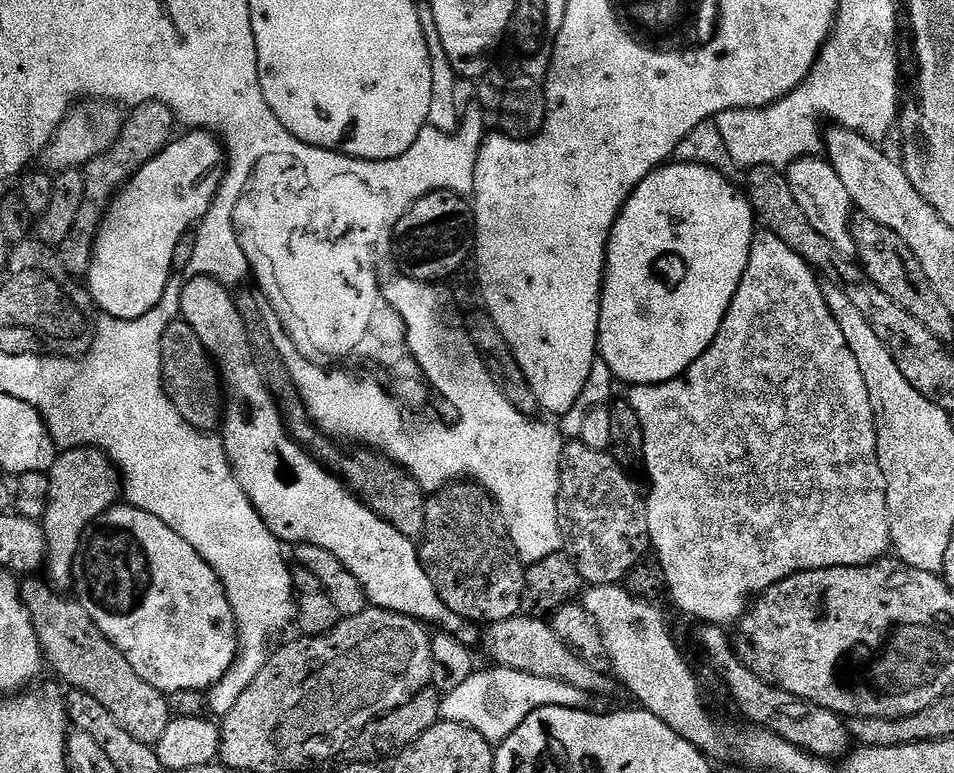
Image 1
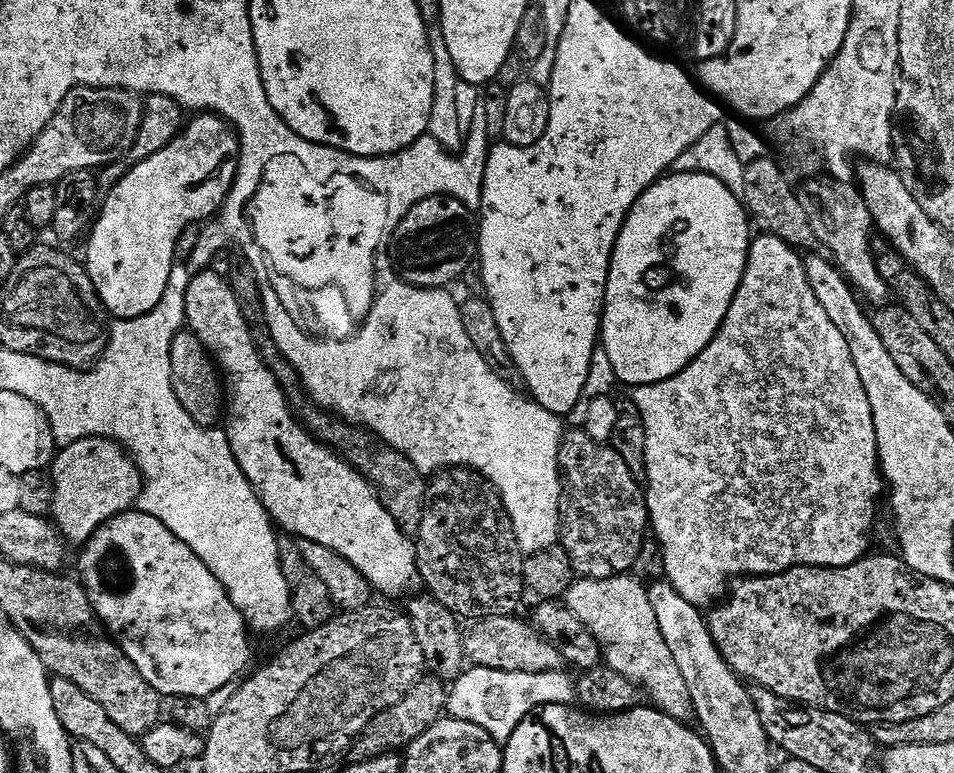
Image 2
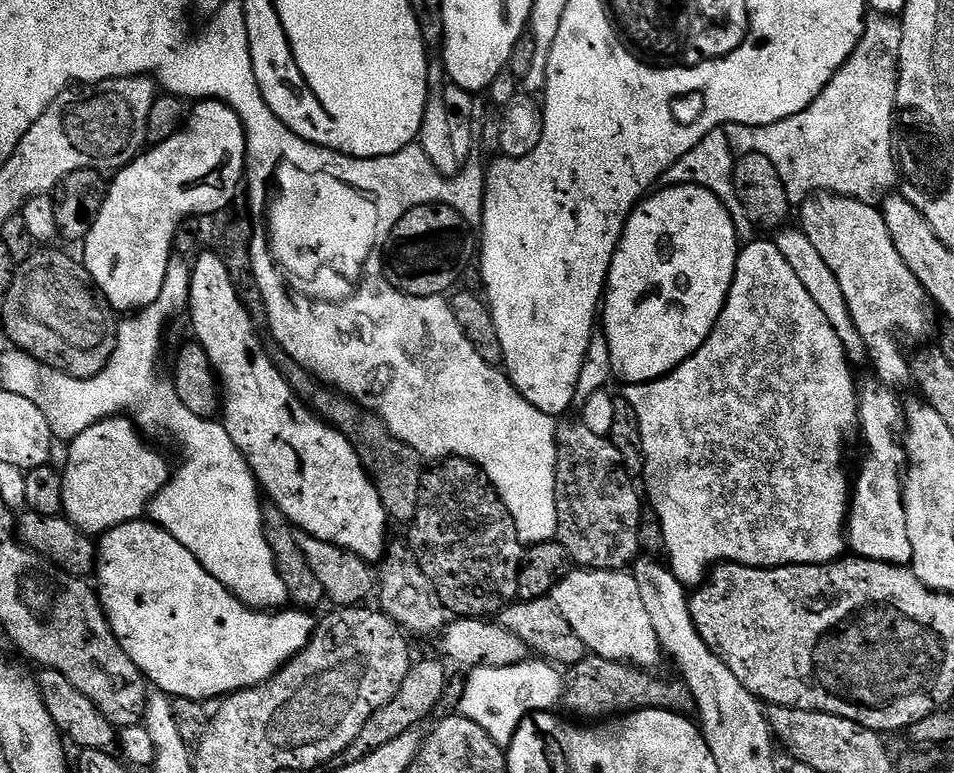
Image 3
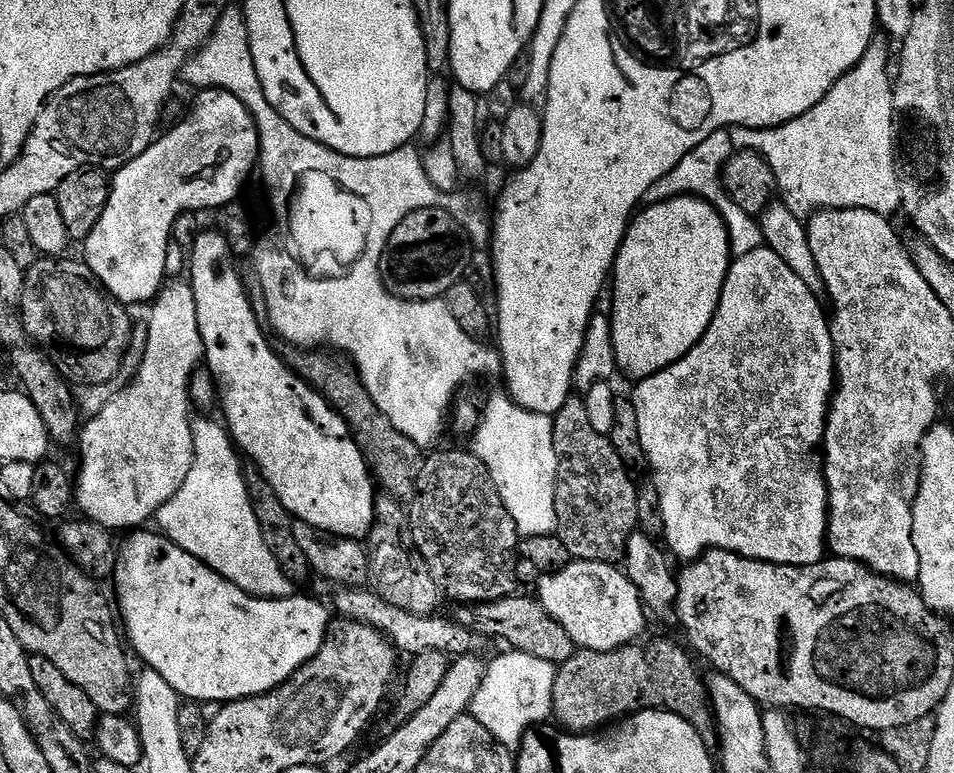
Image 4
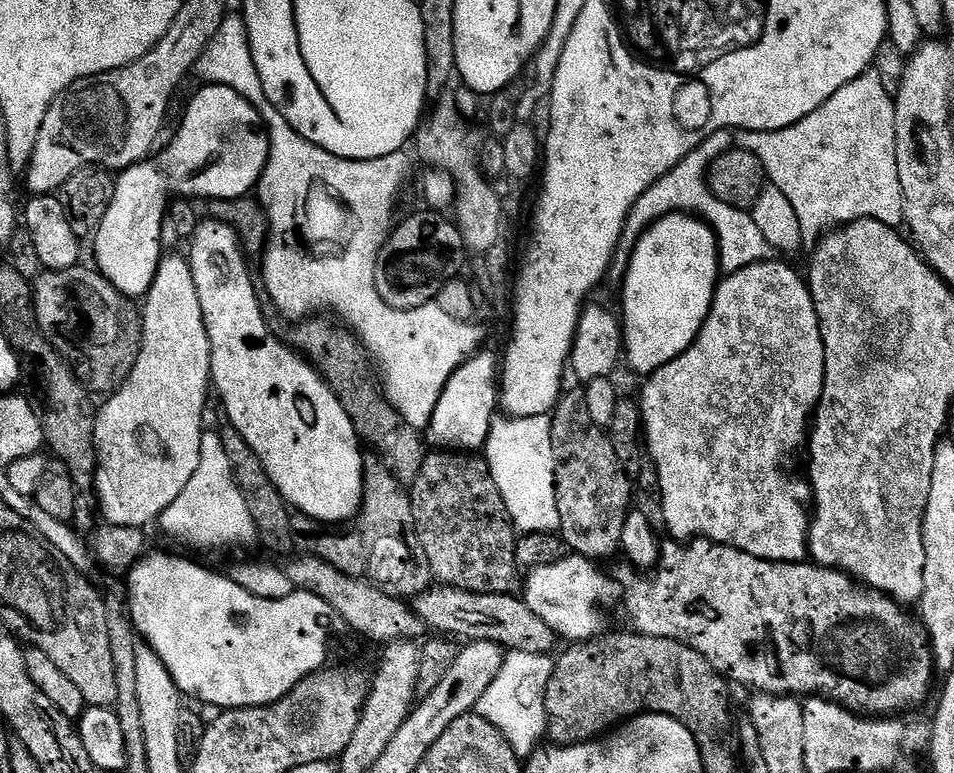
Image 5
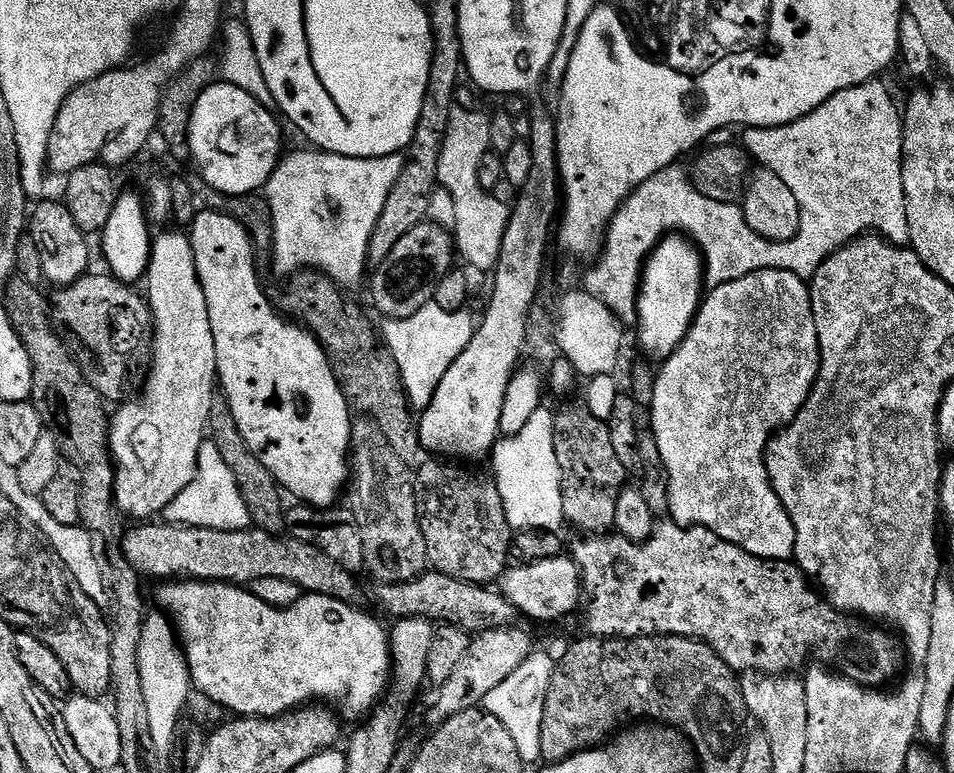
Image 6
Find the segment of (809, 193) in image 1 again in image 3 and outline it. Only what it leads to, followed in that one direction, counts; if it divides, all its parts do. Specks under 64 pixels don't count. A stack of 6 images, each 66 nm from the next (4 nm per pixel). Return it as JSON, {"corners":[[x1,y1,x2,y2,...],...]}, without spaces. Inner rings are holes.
{"corners":[[823,191,802,201,798,212,798,226,830,266,838,286,842,286,850,318,858,334,862,334,867,359,872,359,877,378,884,384,909,383,910,360,900,349,900,335,926,339,932,332,934,305,918,278,910,274,910,266,902,262,898,246,894,246,894,238,886,230,883,211,867,200]]}

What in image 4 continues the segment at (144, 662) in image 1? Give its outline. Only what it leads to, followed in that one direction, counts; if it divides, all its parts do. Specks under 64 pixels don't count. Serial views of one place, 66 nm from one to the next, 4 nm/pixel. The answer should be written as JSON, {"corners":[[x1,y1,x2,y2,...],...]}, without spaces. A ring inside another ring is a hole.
{"corners":[[148,530,133,531,118,552,114,573,118,616,128,627,126,640,130,648,132,643,131,651,136,651,151,671,162,674,185,701,209,700,215,706,223,706,234,700,264,696,275,692,302,665,316,657,330,623,330,615,318,601,299,594,286,600,251,596,159,531,144,531]]}

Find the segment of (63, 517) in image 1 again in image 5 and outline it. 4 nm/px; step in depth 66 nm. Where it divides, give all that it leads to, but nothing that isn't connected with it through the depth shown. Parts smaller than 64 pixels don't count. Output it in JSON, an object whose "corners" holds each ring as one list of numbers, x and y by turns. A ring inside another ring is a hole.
{"corners":[[183,255,168,256,161,259,156,277,152,283,152,289,142,300,142,342,140,343,140,353,138,362,134,370,130,370,128,380,121,388,116,389,107,397,104,405,99,405,96,412,96,425,94,426,94,446,96,447,96,483,94,485,94,497,100,503,100,512,103,519,109,524,119,528,143,528,147,529,148,524,155,525,159,521,160,515,168,509,186,490,186,485,190,478,194,478,194,470,198,470,198,462,202,458,202,438,206,431,204,425,204,407,208,404,208,392,210,396,210,385,212,384,212,347,210,338,206,334,206,322,202,318,202,302,198,302,198,290,194,286,194,274,192,267,188,265,187,259]]}

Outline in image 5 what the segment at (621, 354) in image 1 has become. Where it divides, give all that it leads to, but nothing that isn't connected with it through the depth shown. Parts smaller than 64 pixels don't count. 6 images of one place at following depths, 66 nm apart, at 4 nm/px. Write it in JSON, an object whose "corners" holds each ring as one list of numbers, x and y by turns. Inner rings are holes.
{"corners":[[672,212,654,222,643,232,628,258,624,276,623,355,626,364,647,378,662,366,674,362,698,338,702,326,712,309,716,297,716,286,722,279,720,270,720,247,716,231,695,214]]}

